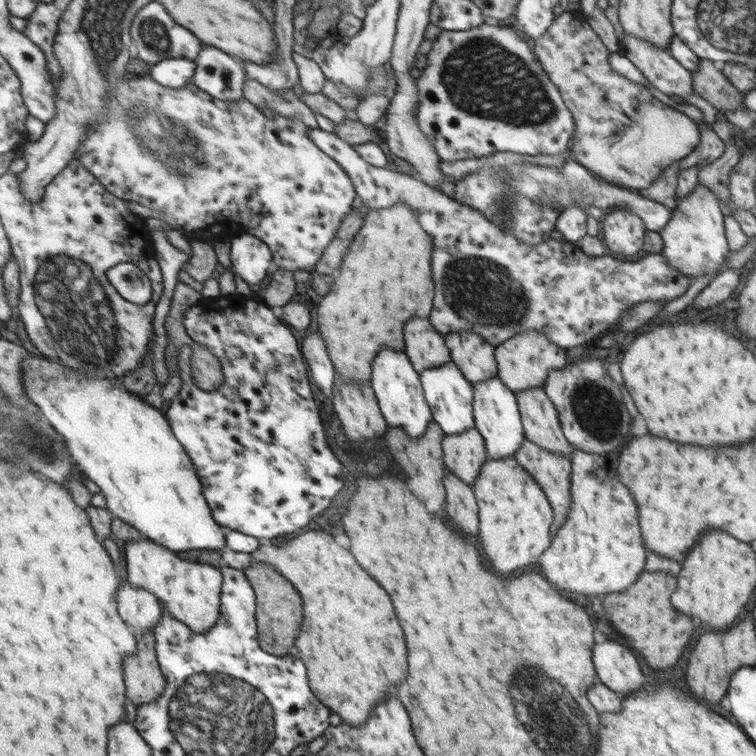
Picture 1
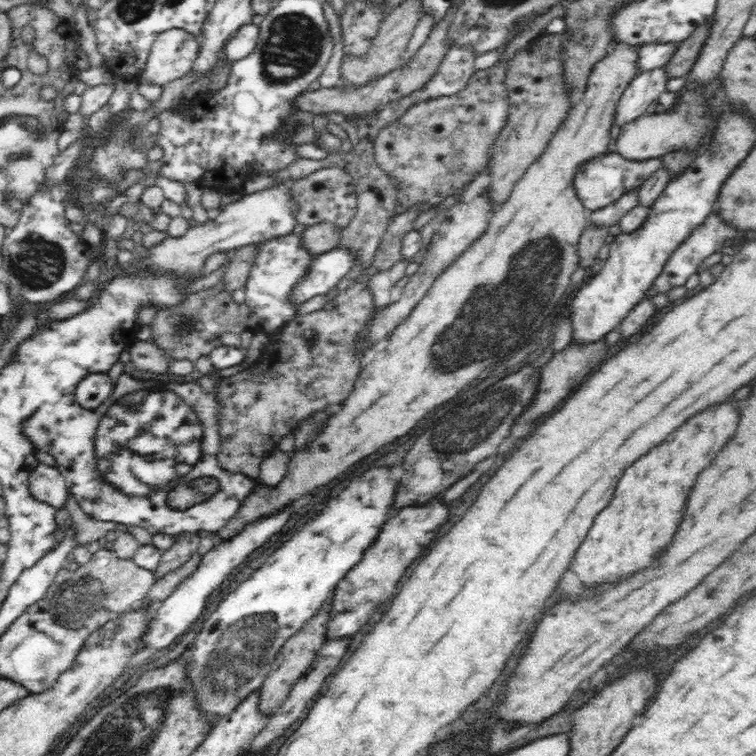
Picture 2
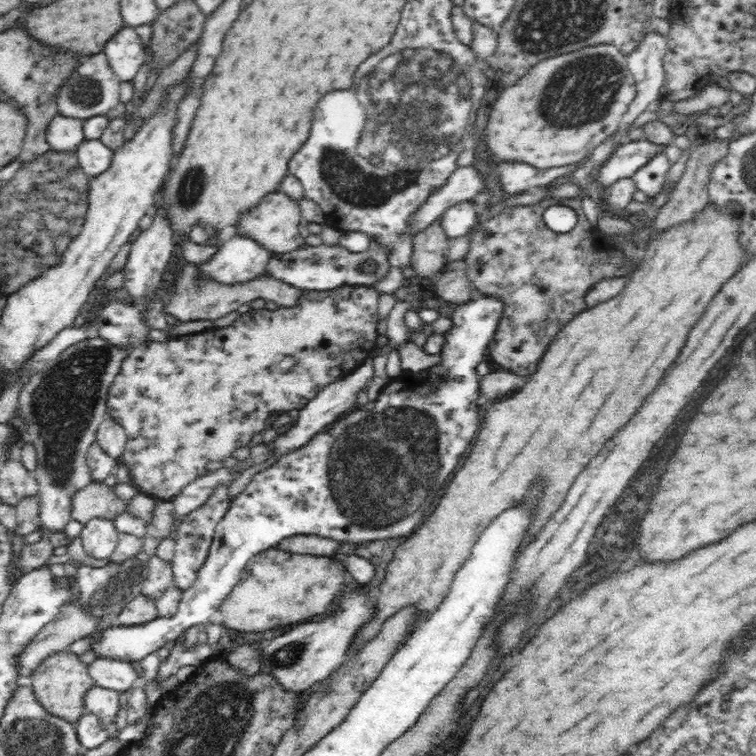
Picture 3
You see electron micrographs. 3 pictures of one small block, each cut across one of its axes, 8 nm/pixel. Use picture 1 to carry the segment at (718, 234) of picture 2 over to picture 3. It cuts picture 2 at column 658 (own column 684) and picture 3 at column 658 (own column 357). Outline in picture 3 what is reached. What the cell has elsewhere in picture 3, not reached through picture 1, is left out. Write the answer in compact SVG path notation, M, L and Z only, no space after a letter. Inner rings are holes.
M658 154L654 160L642 166L632 178L638 187L639 194L643 193L643 196L647 198L658 198L664 190L671 165L672 163L665 154Z

